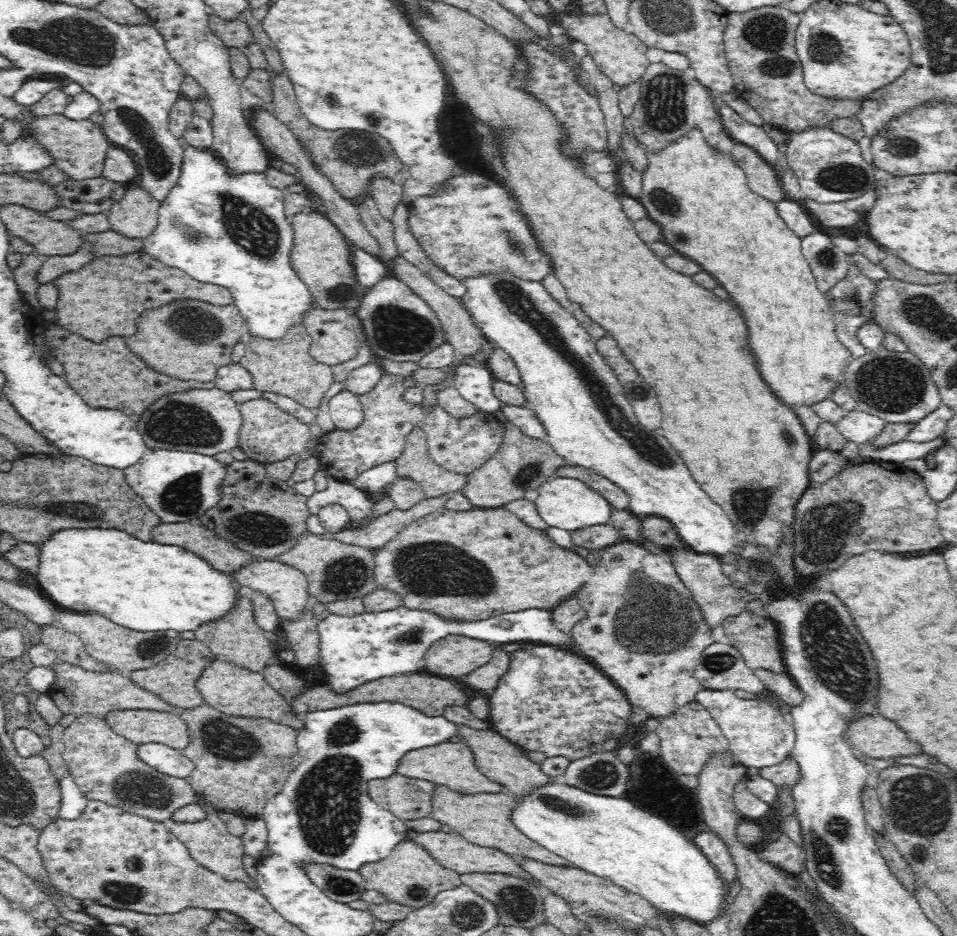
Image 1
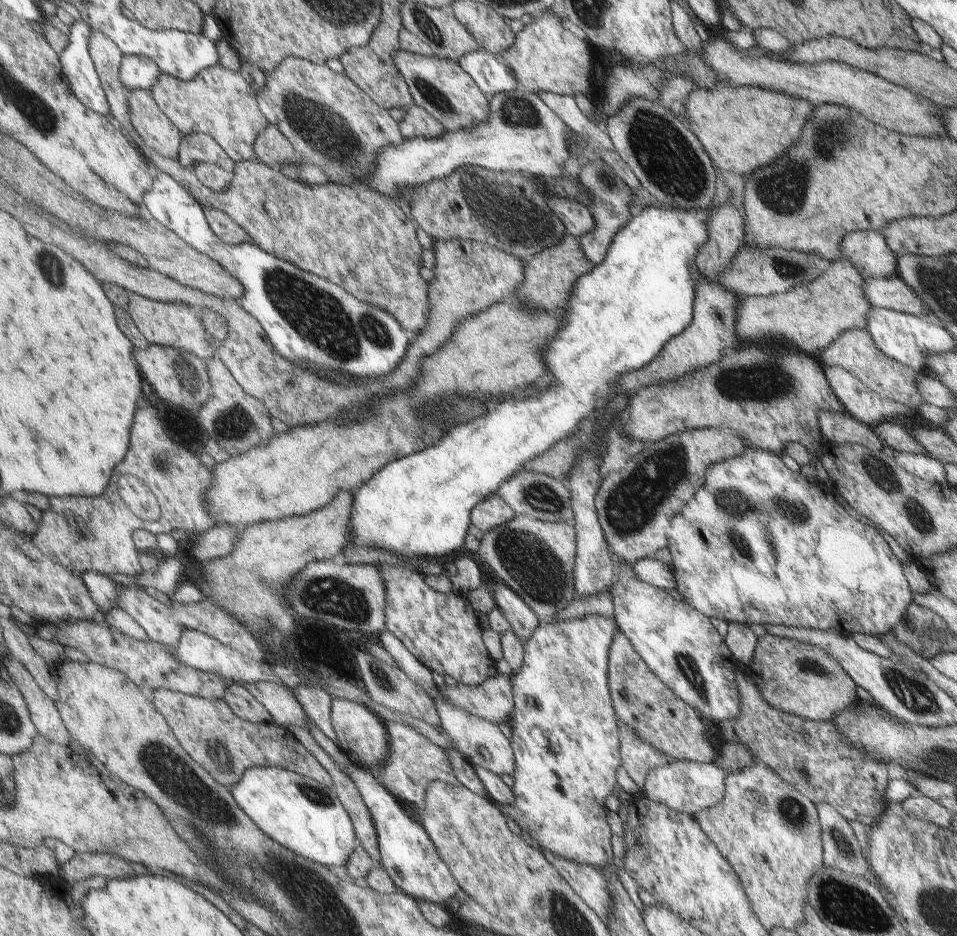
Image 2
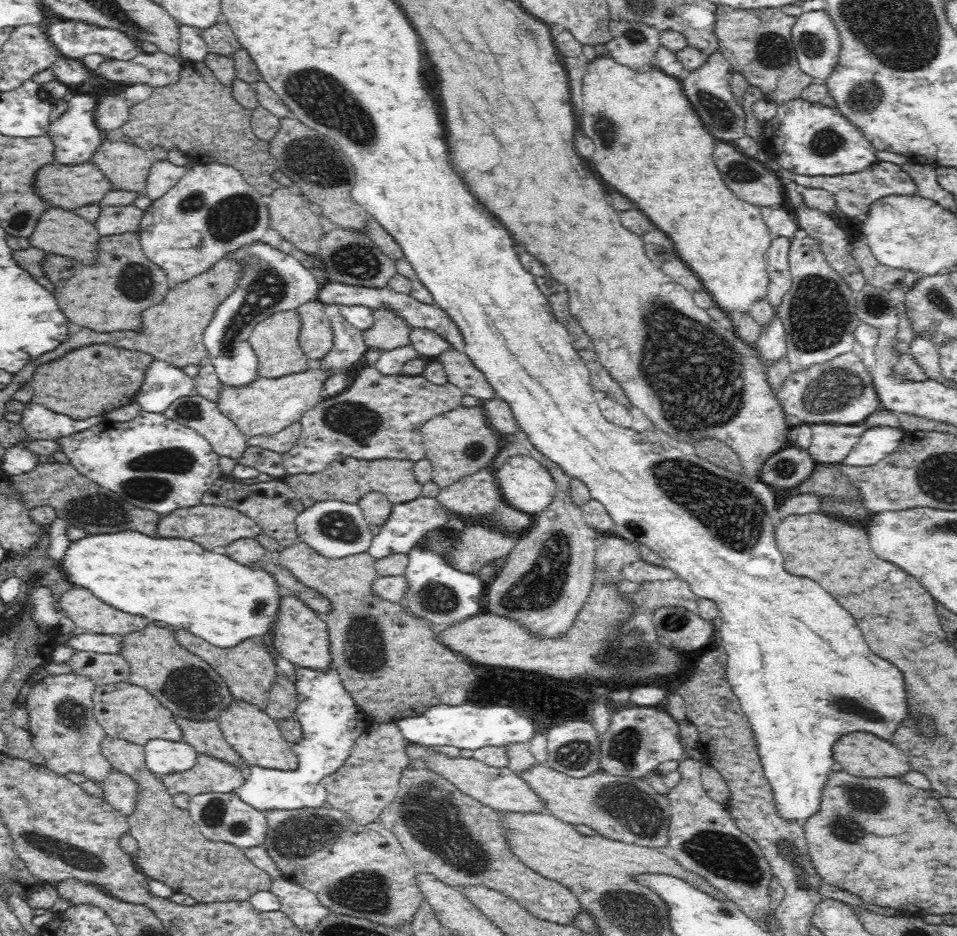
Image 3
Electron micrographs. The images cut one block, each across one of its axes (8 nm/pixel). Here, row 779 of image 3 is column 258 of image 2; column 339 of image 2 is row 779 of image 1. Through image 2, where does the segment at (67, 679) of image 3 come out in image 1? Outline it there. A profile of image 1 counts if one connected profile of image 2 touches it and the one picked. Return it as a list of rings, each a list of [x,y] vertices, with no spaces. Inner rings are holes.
[[[78,714],[72,726],[64,730],[66,736],[62,736],[62,760],[72,770],[72,780],[88,800],[124,808],[130,814],[140,814],[156,822],[166,822],[174,816],[176,810],[200,802],[200,796],[194,792],[188,780],[172,778],[148,766],[138,756],[138,744],[110,730],[108,722],[96,714]]]

